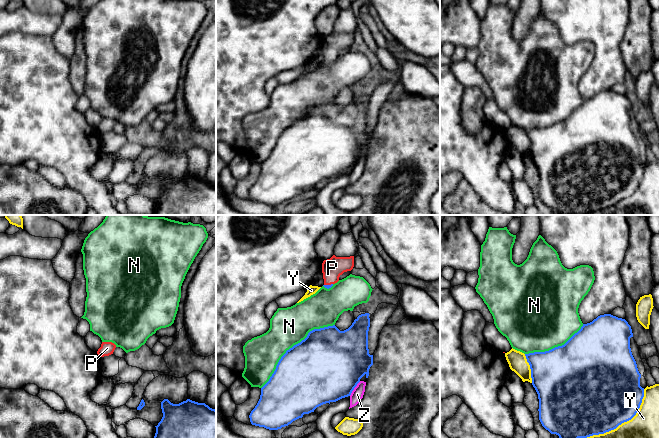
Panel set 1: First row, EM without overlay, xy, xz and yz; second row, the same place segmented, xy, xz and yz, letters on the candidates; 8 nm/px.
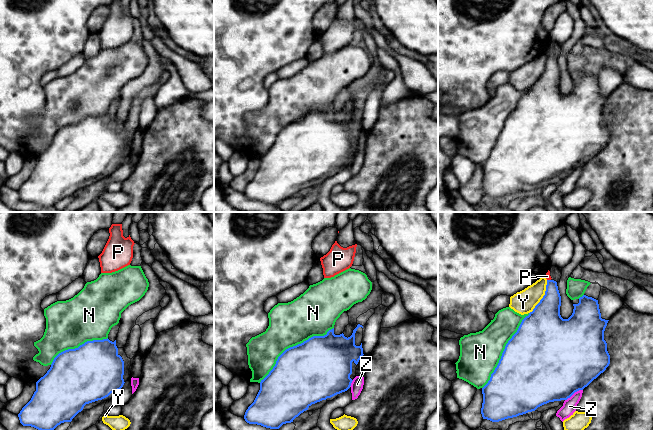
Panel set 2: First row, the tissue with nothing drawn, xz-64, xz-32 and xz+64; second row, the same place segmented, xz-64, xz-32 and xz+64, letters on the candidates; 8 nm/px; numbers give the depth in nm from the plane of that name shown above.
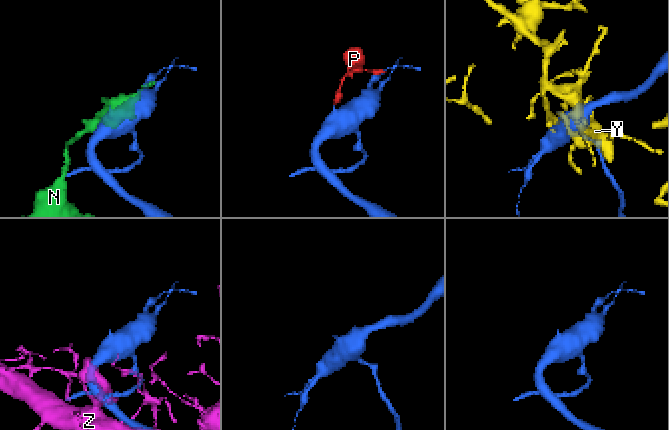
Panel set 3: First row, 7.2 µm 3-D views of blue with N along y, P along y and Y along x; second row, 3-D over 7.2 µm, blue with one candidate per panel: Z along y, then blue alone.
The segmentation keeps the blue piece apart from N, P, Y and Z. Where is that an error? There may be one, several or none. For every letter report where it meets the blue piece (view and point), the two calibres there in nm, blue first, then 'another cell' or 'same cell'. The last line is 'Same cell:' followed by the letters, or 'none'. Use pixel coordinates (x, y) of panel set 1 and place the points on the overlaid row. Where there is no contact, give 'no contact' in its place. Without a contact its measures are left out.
N: meets blue in xz at (293, 346); 500 nm thick on the blue side, 300 nm on the other; another cell
P: meets blue in xz at (328, 285); 30 nm thick on the blue side, 170 nm on the other; same cell
Y: meets blue in yz at (623, 422); 500 nm thick on the blue side, 220 nm on the other; another cell
Z: meets blue in xz at (354, 387); 500 nm thick on the blue side, 100 nm on the other; another cell
Same cell: P

